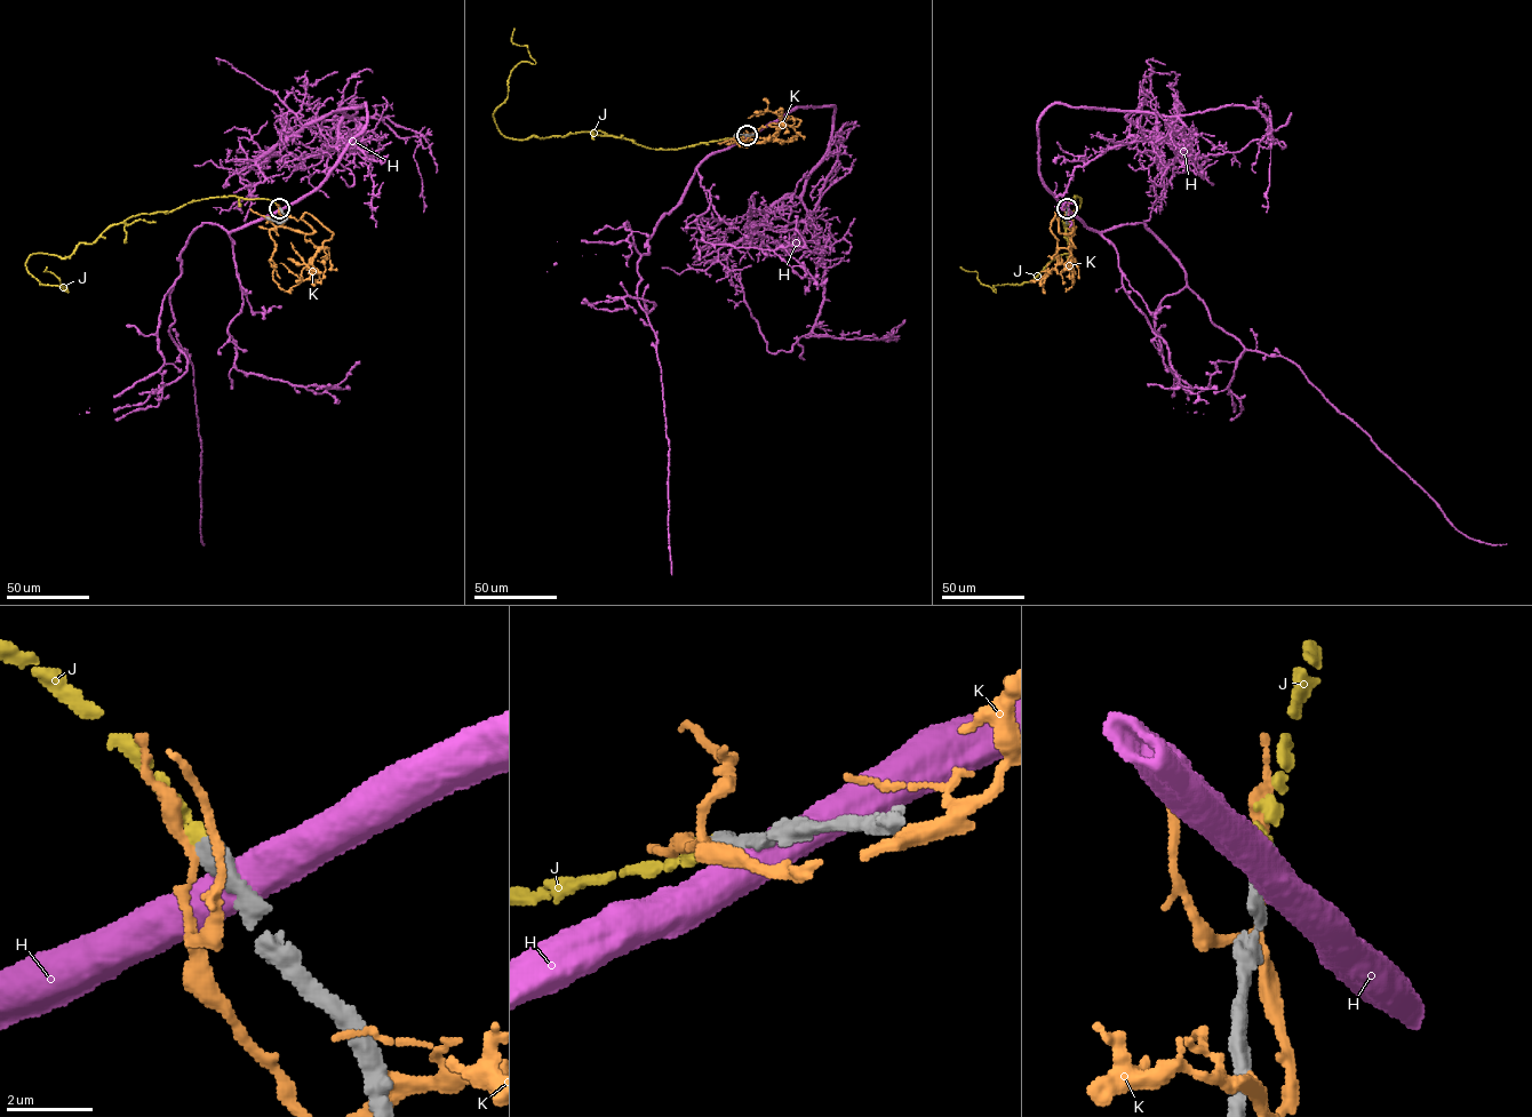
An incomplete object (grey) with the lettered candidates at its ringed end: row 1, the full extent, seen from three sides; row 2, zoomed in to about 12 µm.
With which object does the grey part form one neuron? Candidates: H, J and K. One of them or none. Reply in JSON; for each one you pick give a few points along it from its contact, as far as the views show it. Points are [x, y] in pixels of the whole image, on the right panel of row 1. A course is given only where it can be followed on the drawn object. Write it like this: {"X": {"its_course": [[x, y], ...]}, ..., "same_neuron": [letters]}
{"J": {"its_course": [[1067, 208], [1080, 198], [1062, 216], [1071, 255], [1034, 279], [995, 292], [960, 266]]}, "same_neuron": ["J"]}

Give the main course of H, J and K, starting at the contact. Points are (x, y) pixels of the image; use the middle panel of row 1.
H: (748, 135), (704, 160), (637, 263), (637, 302), (656, 337), (661, 374), (671, 574)
J: (747, 135), (662, 149), (600, 130), (507, 137), (493, 114), (511, 71), (535, 63), (511, 41), (515, 29)
K: (747, 135), (766, 141), (781, 127), (768, 125), (800, 120), (781, 126), (767, 109), (748, 118)

